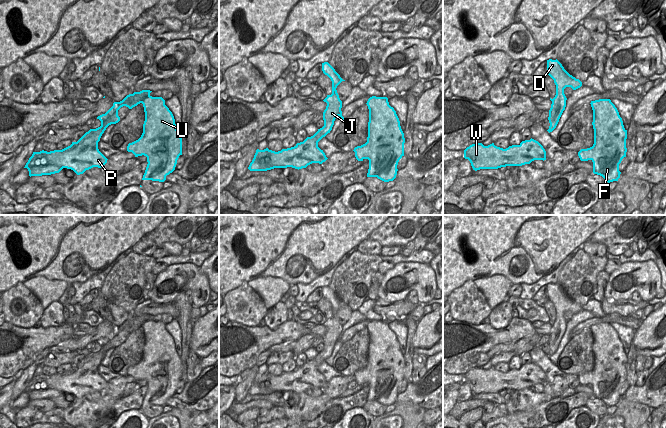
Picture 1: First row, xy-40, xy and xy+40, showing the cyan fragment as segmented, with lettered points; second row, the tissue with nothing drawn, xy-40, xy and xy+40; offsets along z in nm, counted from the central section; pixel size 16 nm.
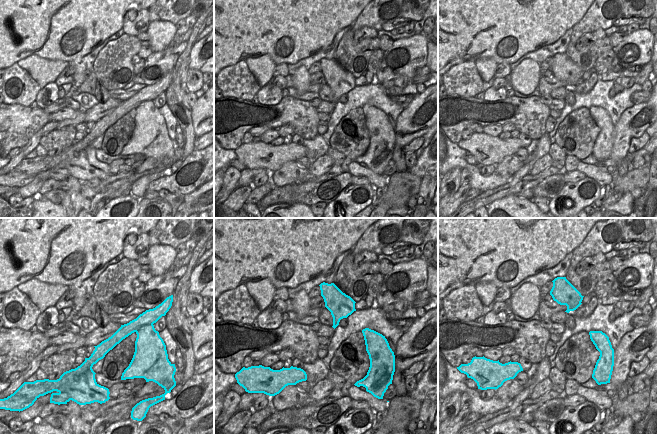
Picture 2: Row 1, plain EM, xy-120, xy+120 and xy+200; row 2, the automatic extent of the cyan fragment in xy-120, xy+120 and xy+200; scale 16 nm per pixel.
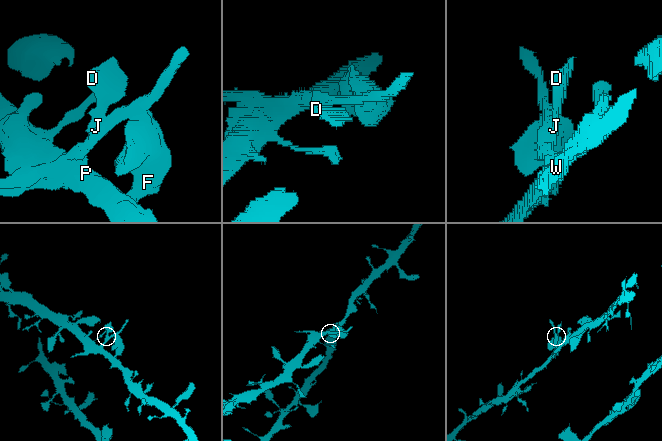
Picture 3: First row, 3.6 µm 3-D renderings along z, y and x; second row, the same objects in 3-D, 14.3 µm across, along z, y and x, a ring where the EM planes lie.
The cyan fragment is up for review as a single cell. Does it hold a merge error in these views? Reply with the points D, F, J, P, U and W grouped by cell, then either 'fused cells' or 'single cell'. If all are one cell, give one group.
D J / F P U W | fused cells

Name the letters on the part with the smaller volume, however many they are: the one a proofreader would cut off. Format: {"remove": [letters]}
{"remove": ["D", "J"]}

